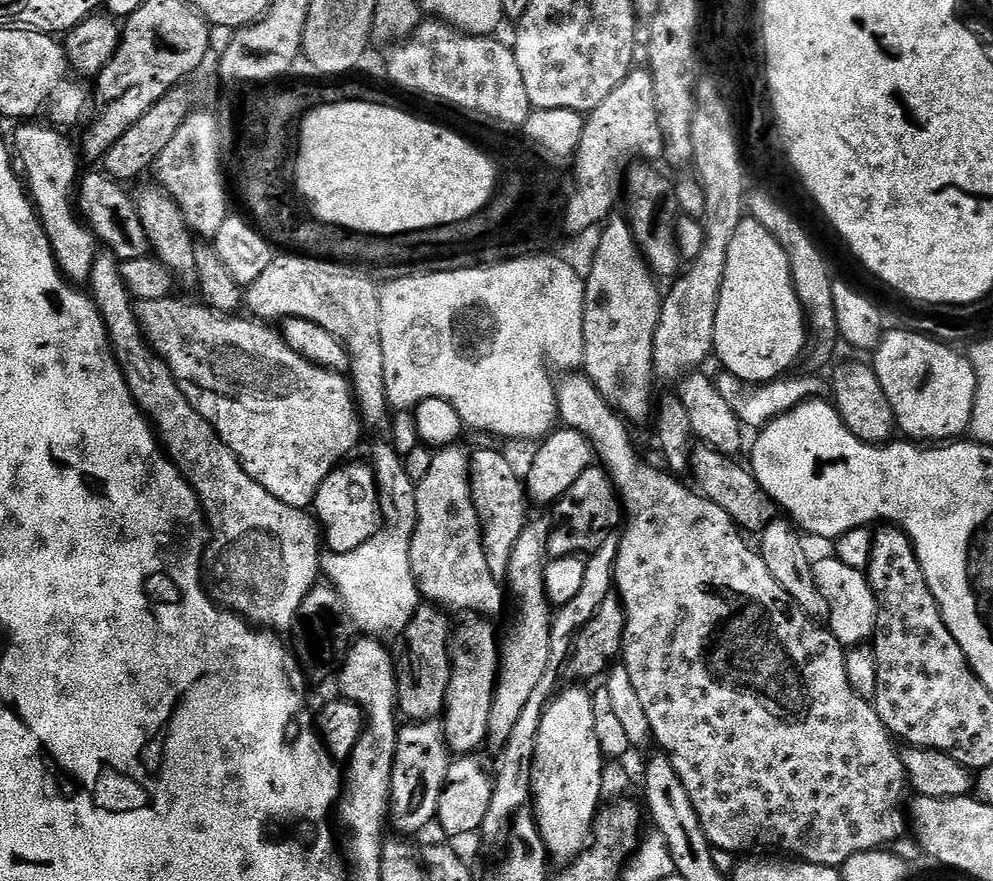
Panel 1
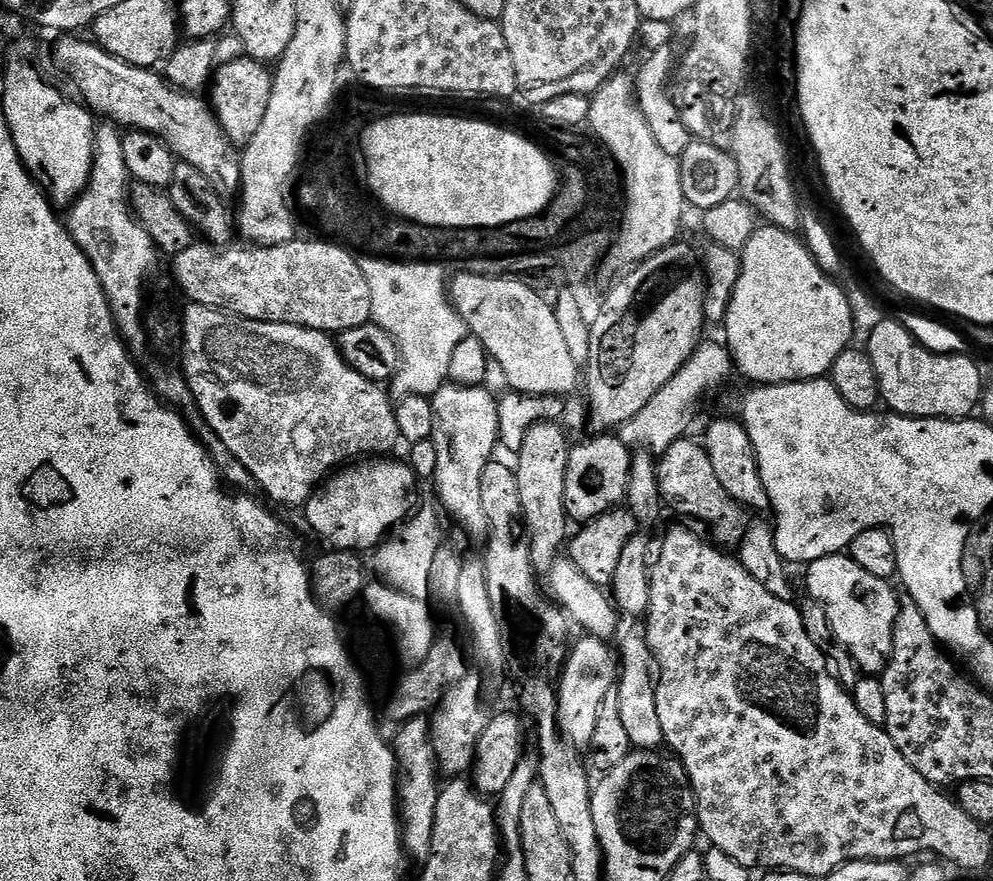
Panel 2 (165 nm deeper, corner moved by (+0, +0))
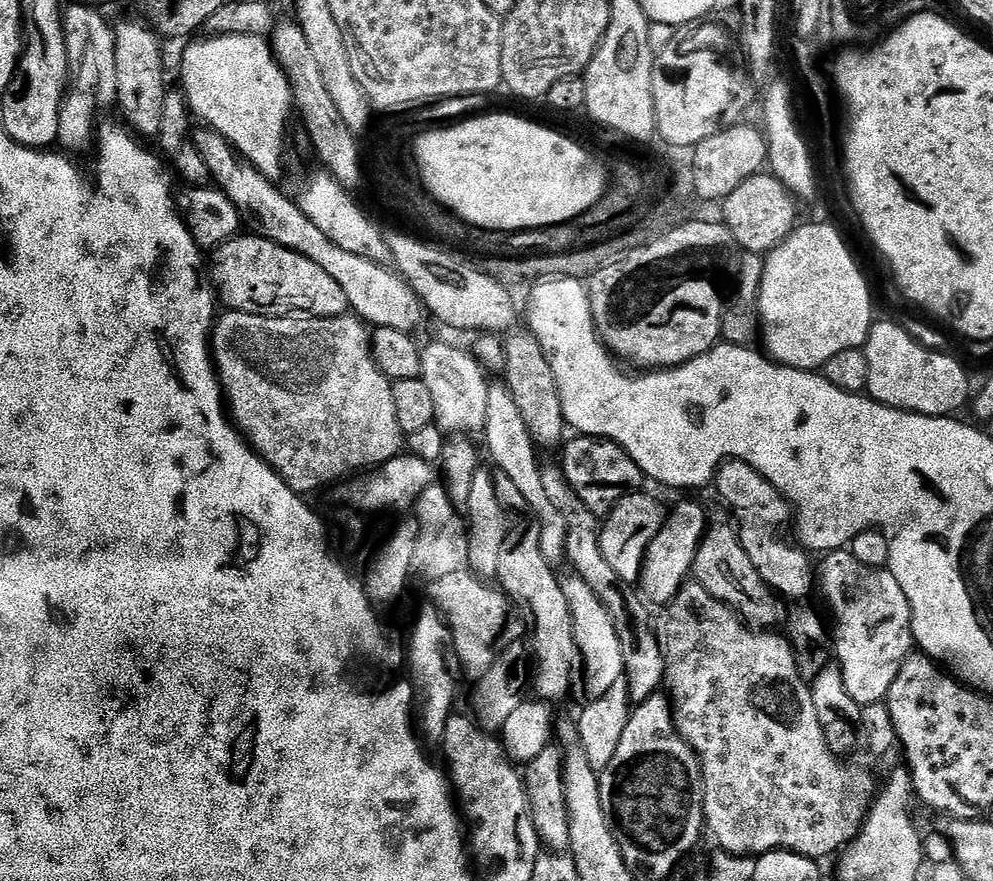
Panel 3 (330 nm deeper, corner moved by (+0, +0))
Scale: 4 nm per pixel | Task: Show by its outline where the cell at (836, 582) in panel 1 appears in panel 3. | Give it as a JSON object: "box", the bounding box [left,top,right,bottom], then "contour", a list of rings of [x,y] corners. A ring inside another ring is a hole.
{"box":[814,551,912,706],"contour":[[[851,551],[829,552],[821,560],[824,561],[818,564],[818,575],[815,577],[814,584],[818,590],[820,587],[821,598],[828,603],[828,608],[832,611],[830,648],[842,674],[846,694],[850,694],[850,698],[861,706],[887,701],[890,686],[894,678],[898,678],[898,670],[902,662],[910,655],[912,615],[908,610],[906,596],[902,594],[902,588],[898,586],[891,572],[862,566],[862,562],[858,562],[858,558],[854,558]]]}

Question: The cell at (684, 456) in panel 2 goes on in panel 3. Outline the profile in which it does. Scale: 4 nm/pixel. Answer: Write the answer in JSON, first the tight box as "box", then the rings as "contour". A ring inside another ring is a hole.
{"box":[692,520,766,622],"contour":[[[720,520],[717,524],[716,521],[709,523],[708,531],[705,532],[698,546],[698,554],[692,563],[692,576],[695,583],[699,584],[712,600],[727,606],[733,613],[741,617],[749,616],[744,618],[756,622],[766,609],[764,604],[760,605],[760,599],[763,598],[764,592],[766,593],[766,586],[756,575],[750,558],[742,546],[735,523],[725,520]]]}

